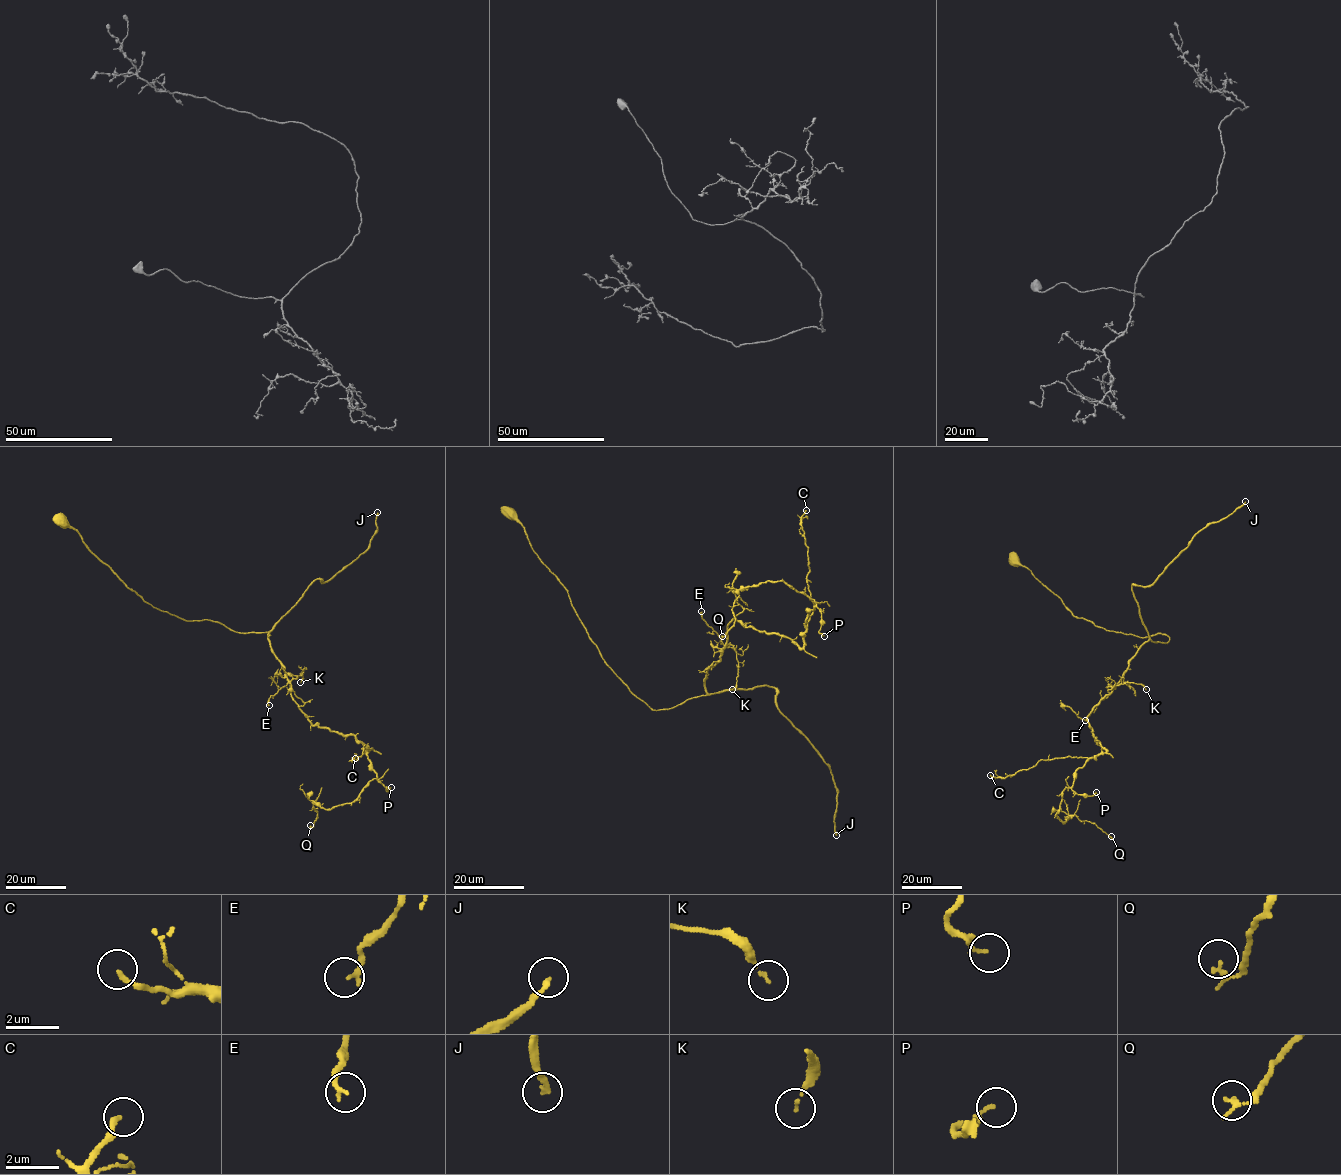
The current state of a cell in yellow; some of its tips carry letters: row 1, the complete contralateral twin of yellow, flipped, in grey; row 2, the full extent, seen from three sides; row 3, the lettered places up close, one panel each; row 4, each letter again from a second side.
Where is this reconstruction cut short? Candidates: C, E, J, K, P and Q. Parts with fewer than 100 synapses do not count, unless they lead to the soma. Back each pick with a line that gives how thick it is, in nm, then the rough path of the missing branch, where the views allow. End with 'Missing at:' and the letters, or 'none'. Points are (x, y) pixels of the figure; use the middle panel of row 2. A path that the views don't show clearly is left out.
J: 190 nm thick
Missing at: J

